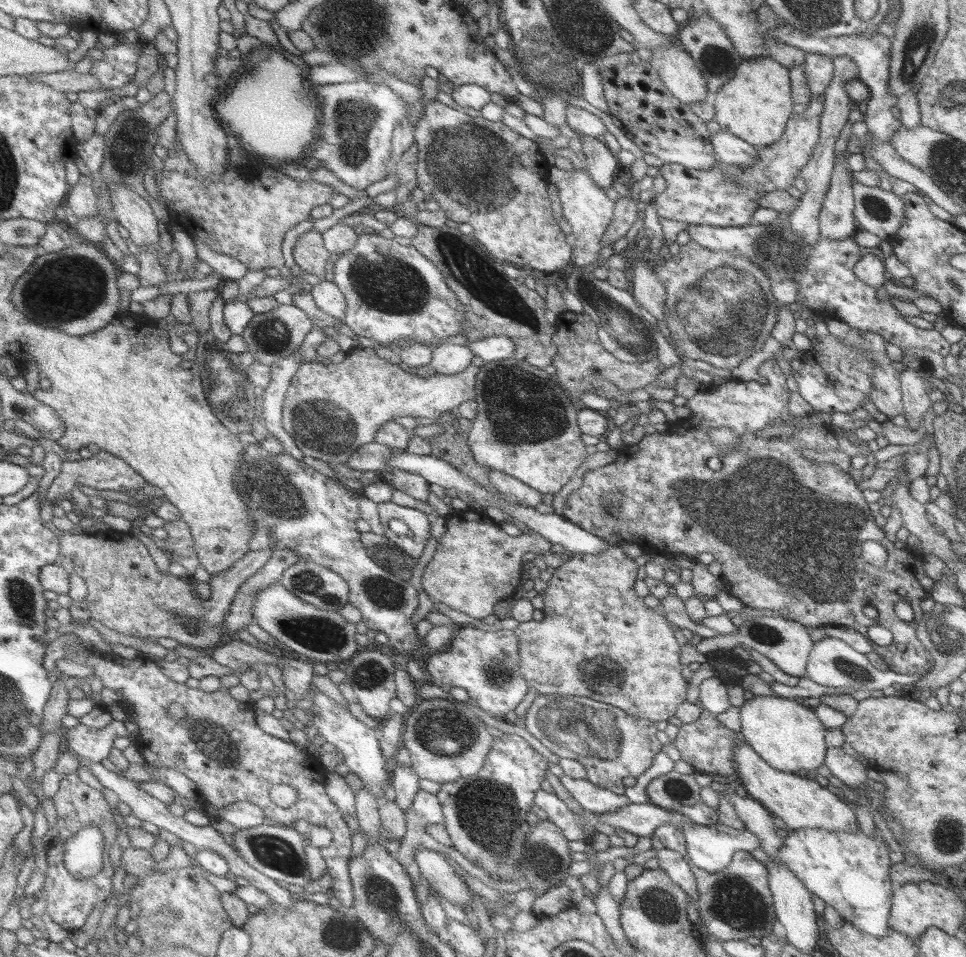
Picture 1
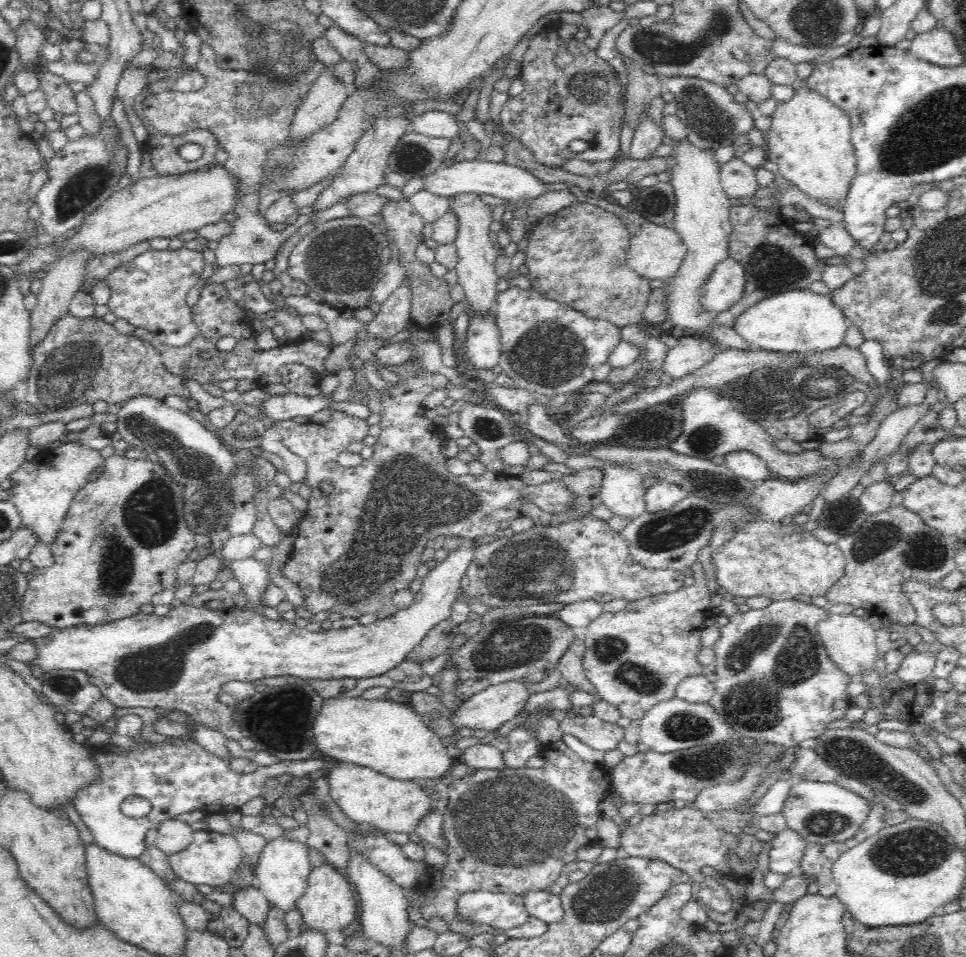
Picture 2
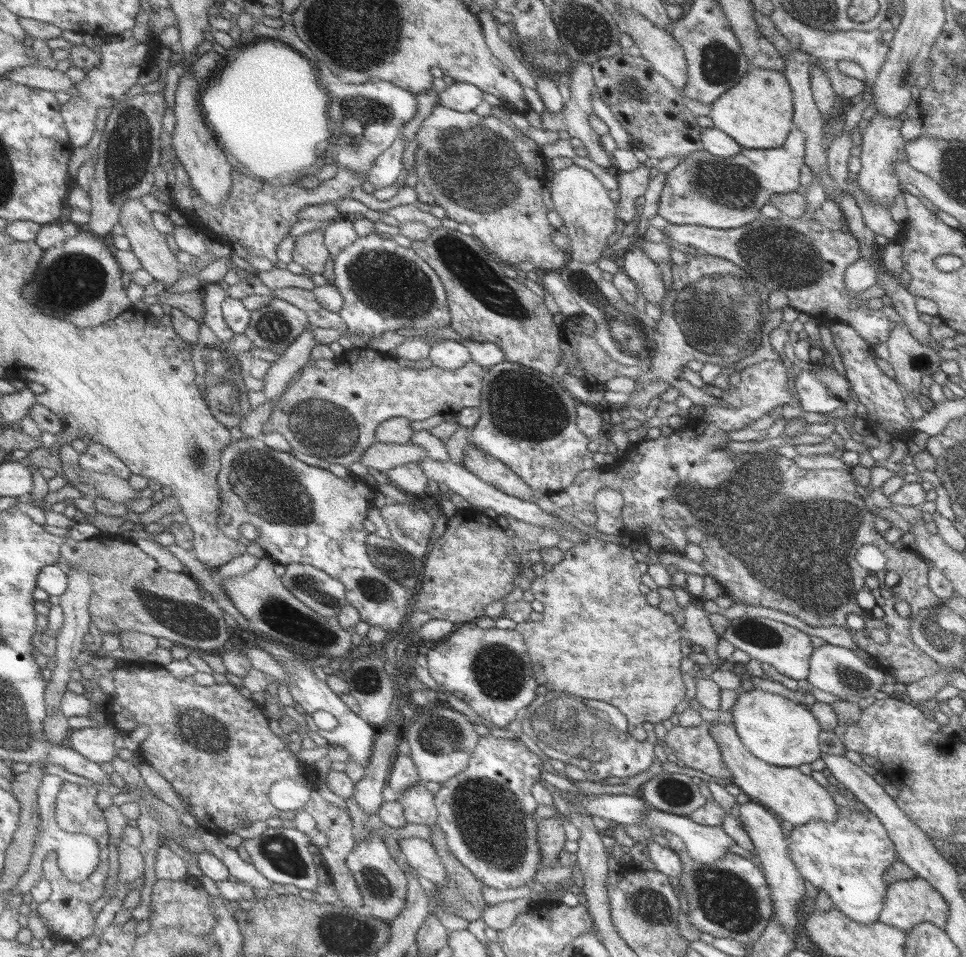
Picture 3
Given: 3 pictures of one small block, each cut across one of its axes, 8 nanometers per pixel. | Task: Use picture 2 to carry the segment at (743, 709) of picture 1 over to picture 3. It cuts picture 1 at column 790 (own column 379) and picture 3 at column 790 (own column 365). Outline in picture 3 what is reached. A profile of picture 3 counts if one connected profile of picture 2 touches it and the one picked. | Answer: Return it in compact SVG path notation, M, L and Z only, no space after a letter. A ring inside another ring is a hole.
M738 690L737 698L729 710L733 720L734 730L741 741L741 745L754 757L770 766L781 768L797 768L801 764L810 764L822 757L818 750L818 734L821 732L819 724L808 707L794 704L791 699L761 690Z

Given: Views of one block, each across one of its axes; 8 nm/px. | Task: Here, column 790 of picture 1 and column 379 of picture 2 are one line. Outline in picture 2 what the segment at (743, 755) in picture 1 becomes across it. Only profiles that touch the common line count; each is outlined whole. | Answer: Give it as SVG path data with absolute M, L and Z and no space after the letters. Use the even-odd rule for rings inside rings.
M347 763L331 770L328 780L330 796L352 822L382 833L410 836L420 821L434 809L434 801L430 799L429 791L417 782L393 779L370 768Z

